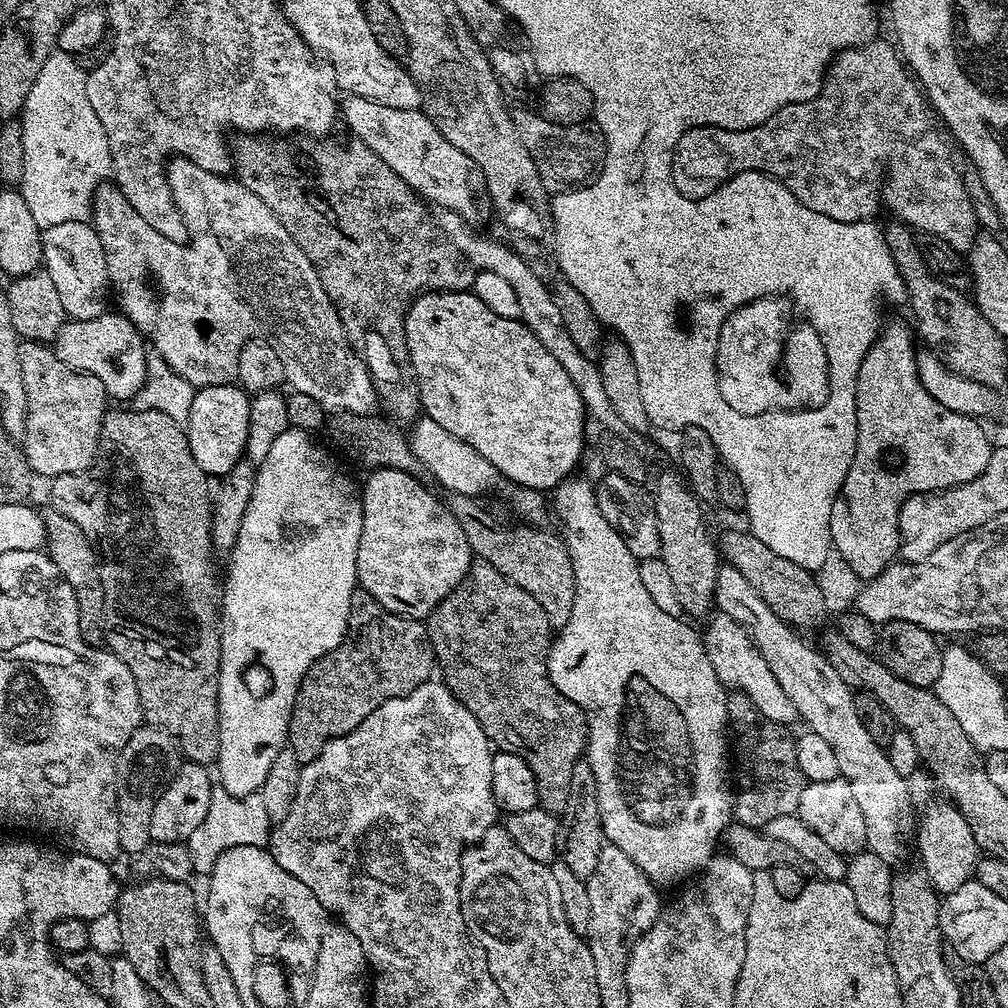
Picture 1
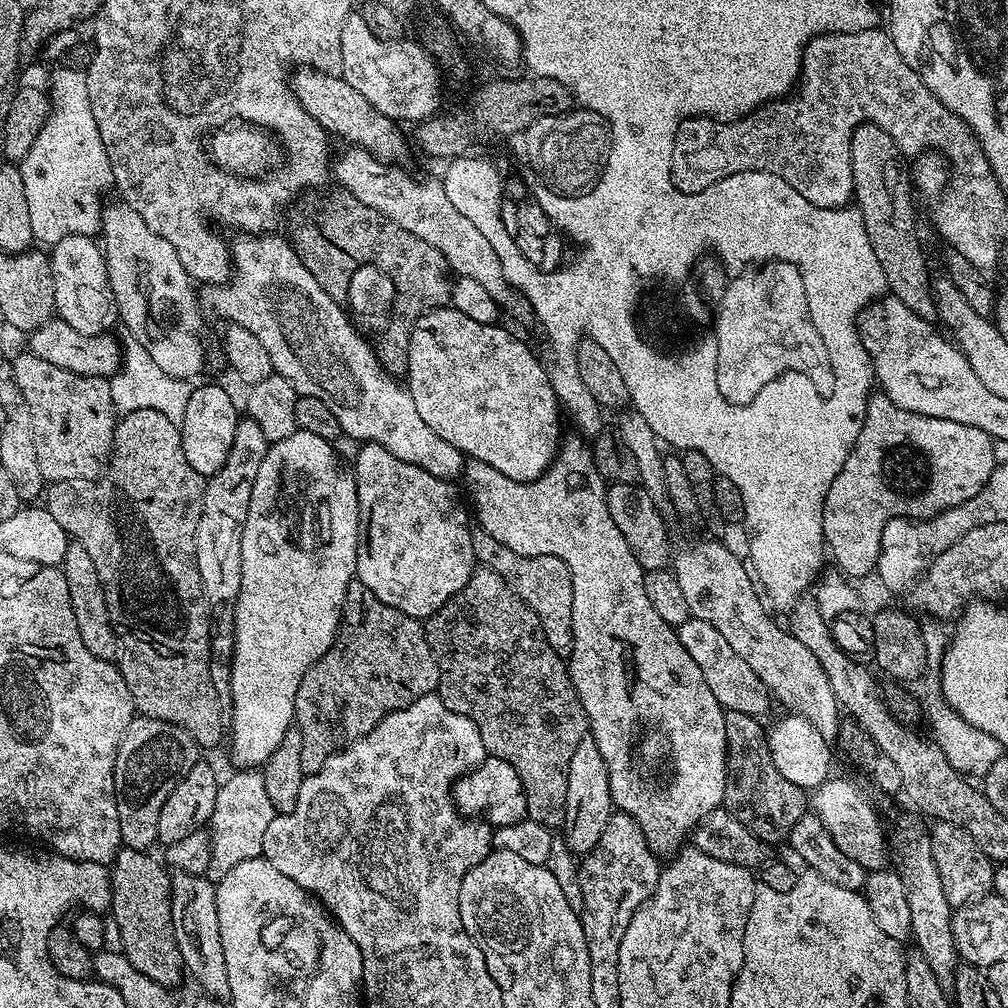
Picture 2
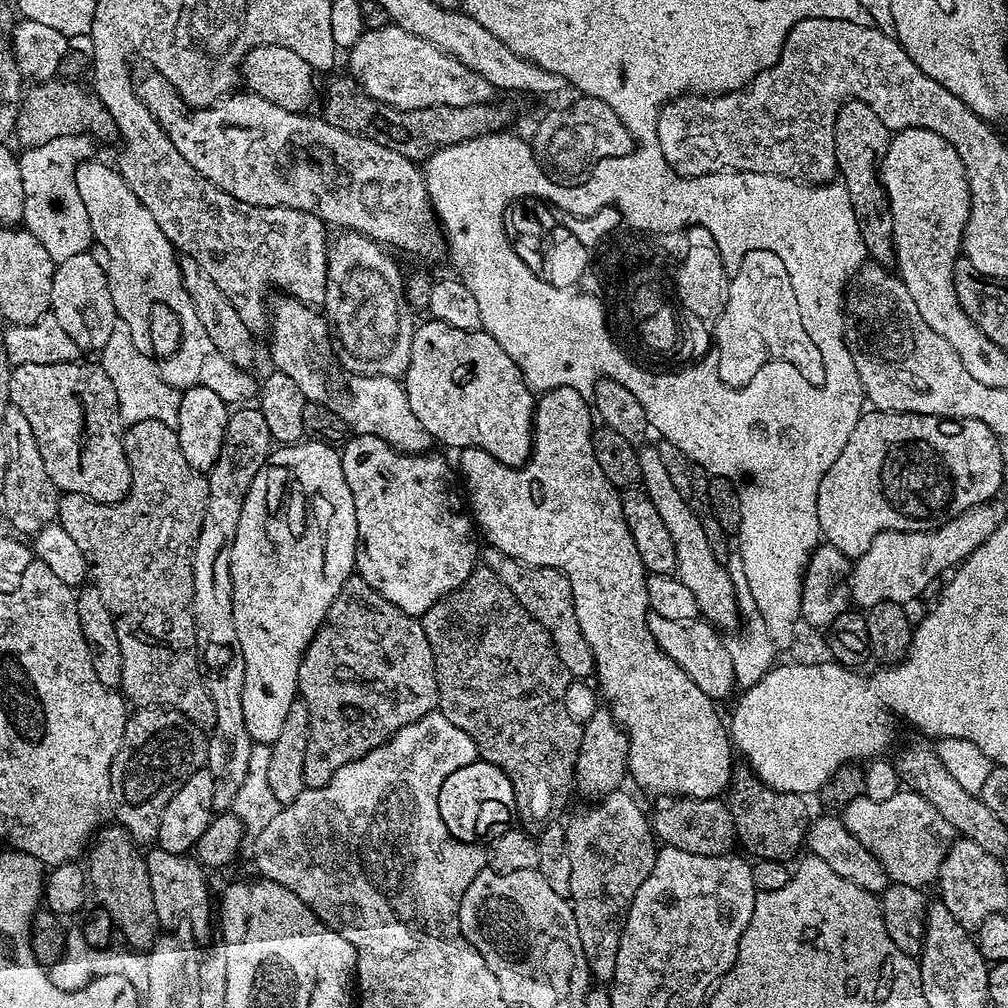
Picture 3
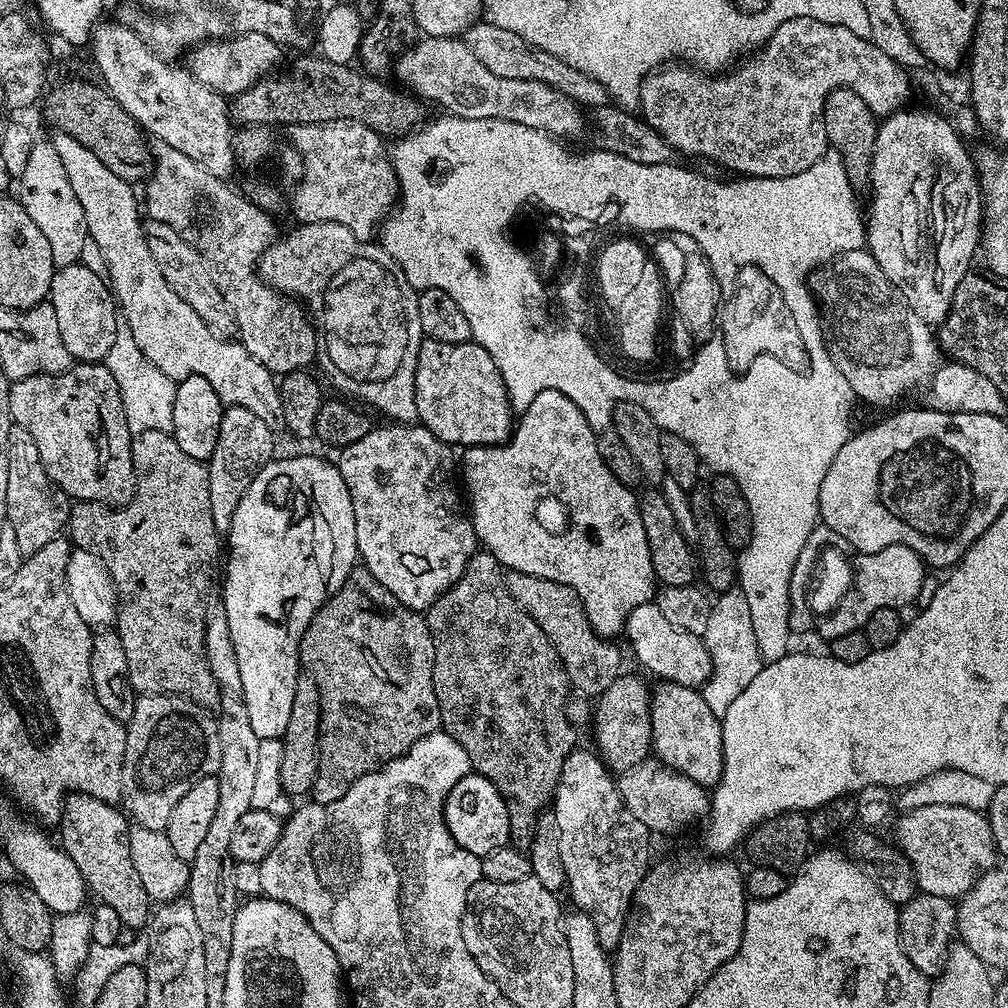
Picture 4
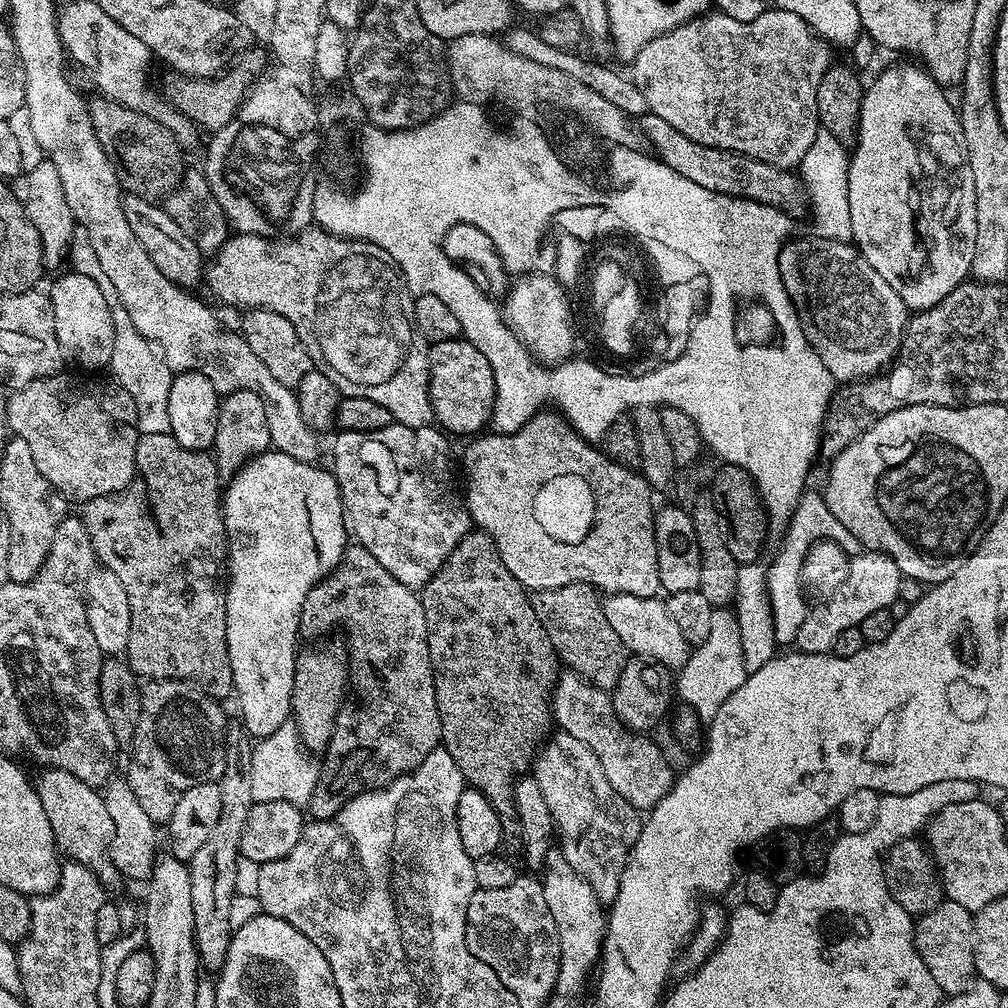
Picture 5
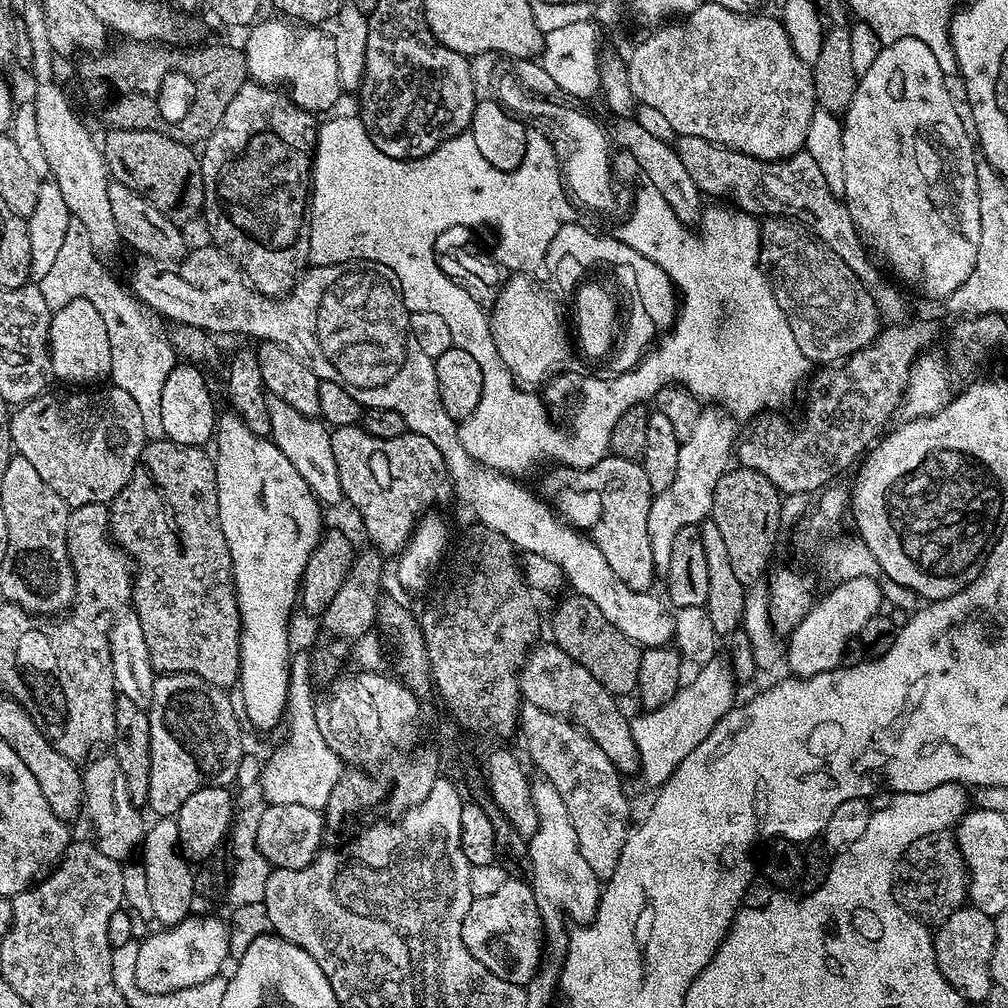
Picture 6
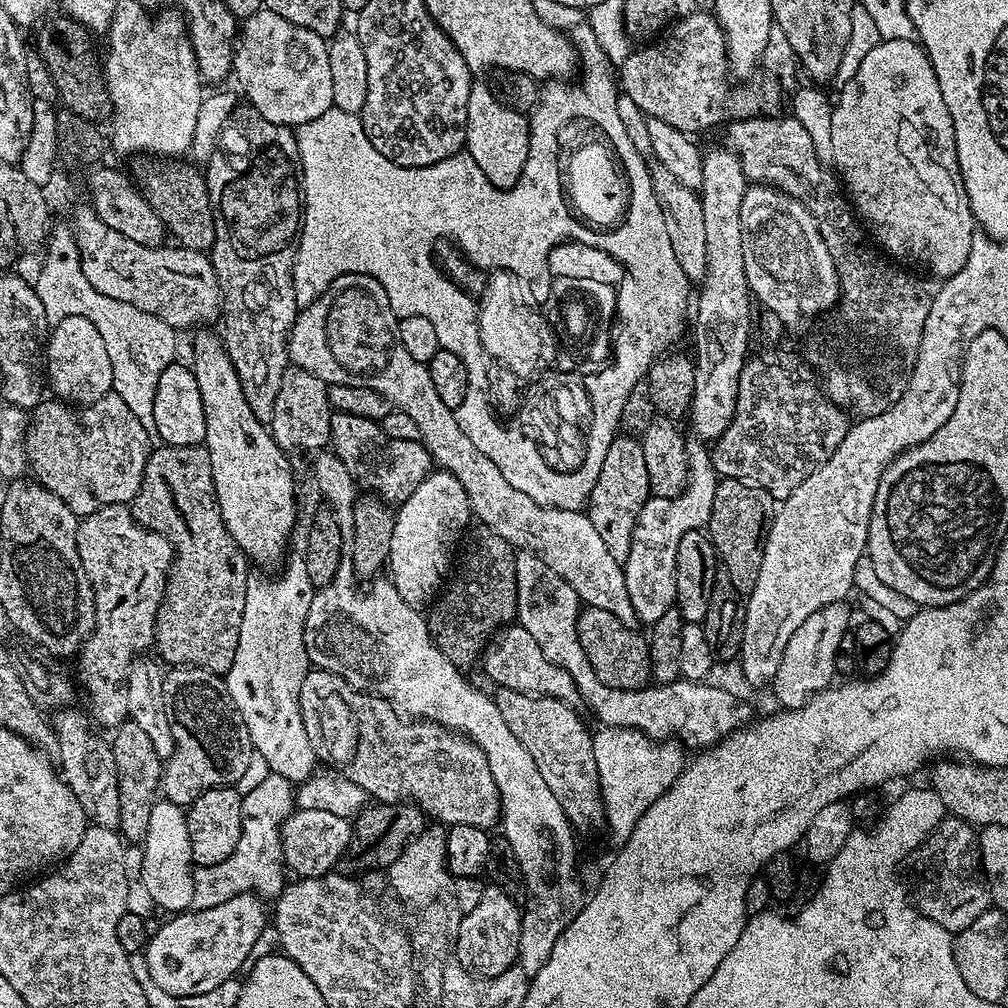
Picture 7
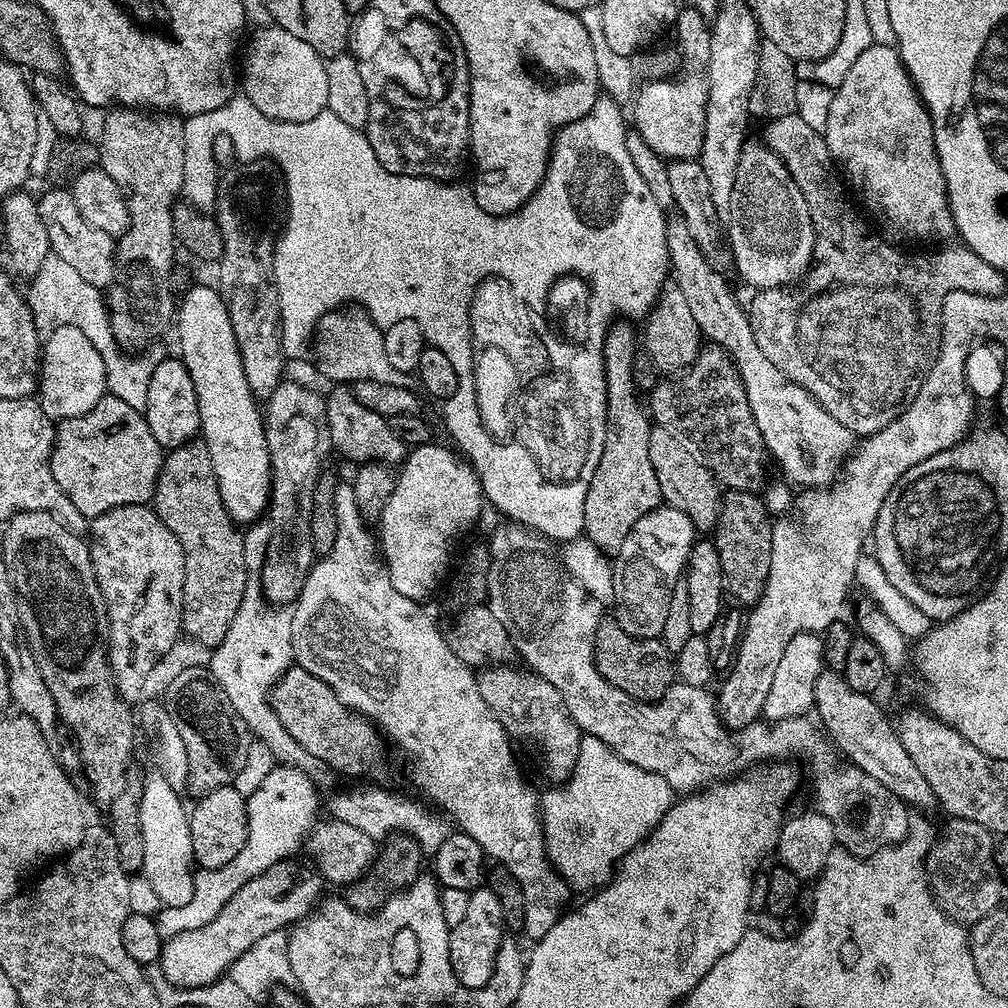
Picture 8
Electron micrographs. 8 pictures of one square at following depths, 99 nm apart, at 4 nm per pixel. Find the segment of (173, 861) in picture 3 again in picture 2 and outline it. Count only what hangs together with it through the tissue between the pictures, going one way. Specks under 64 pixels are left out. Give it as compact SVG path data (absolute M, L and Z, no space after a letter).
M177 871L172 876L172 925L180 951L181 965L200 983L200 992L214 1000L227 1001L230 997L230 974L226 974L226 954L222 951L222 930L218 930L218 902L216 884L207 875L195 876Z

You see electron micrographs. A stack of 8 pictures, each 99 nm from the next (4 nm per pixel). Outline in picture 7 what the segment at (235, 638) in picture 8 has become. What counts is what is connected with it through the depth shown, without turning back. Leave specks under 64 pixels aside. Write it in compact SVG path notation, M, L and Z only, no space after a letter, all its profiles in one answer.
M296 552L291 556L280 580L260 576L256 572L249 573L245 609L238 628L238 645L230 670L224 674L227 693L230 694L230 700L247 728L253 751L262 754L269 771L293 784L307 781L318 766L313 746L302 724L300 702L302 683L312 668L309 655L306 654L304 630L307 611L313 602L315 589L316 585L307 573L306 560L302 552Z

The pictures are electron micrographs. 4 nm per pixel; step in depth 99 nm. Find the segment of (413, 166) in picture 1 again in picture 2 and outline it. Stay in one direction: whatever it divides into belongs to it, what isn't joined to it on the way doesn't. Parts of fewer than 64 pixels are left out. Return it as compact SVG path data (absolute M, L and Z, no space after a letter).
M300 66L291 73L290 83L298 102L324 127L325 132L333 137L341 136L342 139L348 140L344 142L349 145L365 148L381 160L403 161L403 156L408 152L408 144L400 133L401 125L382 115L370 102L366 102L366 98L362 98L362 94L358 94L354 86L344 81L343 75L331 76L328 72L319 72L316 68Z

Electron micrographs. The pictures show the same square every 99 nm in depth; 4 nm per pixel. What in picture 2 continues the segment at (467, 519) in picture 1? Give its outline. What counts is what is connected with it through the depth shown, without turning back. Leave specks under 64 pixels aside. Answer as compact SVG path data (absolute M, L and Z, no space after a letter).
M479 526L472 528L472 545L477 561L499 574L515 590L518 598L522 598L522 602L534 610L538 622L542 622L546 642L550 642L556 652L571 652L574 638L574 586L566 562L557 556L514 554L514 550L502 546L495 538L490 538L490 534L486 534L486 530Z

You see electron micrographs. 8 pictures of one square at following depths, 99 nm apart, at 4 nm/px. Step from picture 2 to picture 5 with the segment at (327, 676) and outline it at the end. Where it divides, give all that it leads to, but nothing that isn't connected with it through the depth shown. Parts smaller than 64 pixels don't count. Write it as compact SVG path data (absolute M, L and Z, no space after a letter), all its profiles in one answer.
M355 542L349 543L338 566L329 576L319 580L310 594L306 594L306 602L302 602L301 637L324 638L327 632L335 628L344 628L348 635L346 651L350 661L350 676L354 688L356 684L360 705L349 712L348 709L341 711L336 717L328 749L322 754L314 794L306 805L307 815L312 820L328 820L355 796L393 784L405 772L413 772L442 744L430 646L426 638L426 614L420 596L398 582L398 578L394 578L394 574L390 574L390 570L386 570L386 566L382 566L382 562L378 562L378 558L366 550L366 546Z

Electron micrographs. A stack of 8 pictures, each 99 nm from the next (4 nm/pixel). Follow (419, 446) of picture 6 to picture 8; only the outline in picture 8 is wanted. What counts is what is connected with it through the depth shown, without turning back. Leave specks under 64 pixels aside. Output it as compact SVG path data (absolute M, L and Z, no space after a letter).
M332 386L329 388L332 389L326 392L324 405L326 406L326 422L330 426L333 449L337 453L340 451L346 459L353 460L353 465L356 466L361 464L399 465L405 459L406 445L402 442L402 438L395 436L394 430L390 430L388 417L382 414L374 414L374 410L366 410L366 406L362 406L362 402L358 402L358 398L354 398L351 387Z

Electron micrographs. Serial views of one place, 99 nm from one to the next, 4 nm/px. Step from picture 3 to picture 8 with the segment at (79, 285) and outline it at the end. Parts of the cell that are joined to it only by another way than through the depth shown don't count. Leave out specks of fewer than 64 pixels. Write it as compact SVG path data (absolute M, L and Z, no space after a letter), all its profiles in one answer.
M58 326L47 333L40 357L38 399L49 420L69 420L94 410L94 406L98 406L105 396L107 387L102 354L94 350L94 342L90 342L90 338L86 338L78 326Z

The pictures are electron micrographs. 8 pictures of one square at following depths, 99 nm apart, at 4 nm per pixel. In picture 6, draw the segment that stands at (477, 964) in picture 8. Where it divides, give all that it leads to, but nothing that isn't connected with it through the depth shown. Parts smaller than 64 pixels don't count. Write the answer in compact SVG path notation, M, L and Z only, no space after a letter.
M509 878L495 894L473 899L462 922L462 942L466 942L466 950L470 950L486 970L511 984L527 986L540 969L544 954L544 927L531 883L527 879Z

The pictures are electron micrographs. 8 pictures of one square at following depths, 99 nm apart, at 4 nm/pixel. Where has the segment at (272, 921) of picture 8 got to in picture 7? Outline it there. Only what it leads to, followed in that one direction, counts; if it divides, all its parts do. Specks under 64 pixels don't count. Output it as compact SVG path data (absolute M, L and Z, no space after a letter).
M243 892L218 906L185 910L169 915L168 921L157 932L155 929L149 935L143 951L150 978L154 978L154 982L158 982L158 986L162 986L162 990L166 994L175 996L206 994L210 990L222 986L222 982L233 979L237 975L236 971L240 967L243 969L249 963L248 955L251 957L255 953L257 944L265 935L264 923L267 920L269 923L270 916L269 913L268 916L264 913L264 904L265 901L261 897L250 892Z

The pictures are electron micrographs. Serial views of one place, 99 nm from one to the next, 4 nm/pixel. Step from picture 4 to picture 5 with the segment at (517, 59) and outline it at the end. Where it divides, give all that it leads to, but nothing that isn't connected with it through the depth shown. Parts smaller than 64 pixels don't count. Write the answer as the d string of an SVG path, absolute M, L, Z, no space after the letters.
M509 27L502 36L504 47L511 50L515 56L528 58L538 62L540 66L550 66L553 70L564 70L566 74L570 74L570 78L575 78L577 82L583 82L586 86L590 86L590 90L598 90L598 94L602 94L602 98L606 98L606 102L618 106L618 110L622 110L630 117L639 118L649 115L646 98L642 98L642 90L638 90L638 86L633 82L631 75L624 73L623 76L622 73L608 68L612 66L604 62L597 62L591 58L583 60L582 57L575 56L575 51L556 49L542 40L539 31L532 29L531 32L528 28L516 27Z

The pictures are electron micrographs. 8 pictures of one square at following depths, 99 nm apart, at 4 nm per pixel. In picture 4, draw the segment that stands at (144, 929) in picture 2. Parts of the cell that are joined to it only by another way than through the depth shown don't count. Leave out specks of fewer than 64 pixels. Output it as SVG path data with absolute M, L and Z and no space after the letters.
M72 794L65 799L64 810L60 814L58 831L58 843L67 856L78 866L82 874L87 891L97 897L99 903L110 906L118 913L118 918L123 922L125 929L143 929L150 919L150 901L146 894L146 886L138 879L138 873L134 871L134 864L130 862L130 840L128 830L130 821L117 805L107 804L93 796L81 796Z

